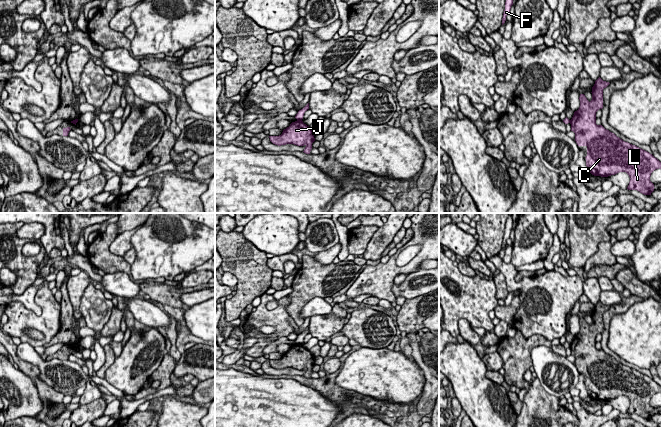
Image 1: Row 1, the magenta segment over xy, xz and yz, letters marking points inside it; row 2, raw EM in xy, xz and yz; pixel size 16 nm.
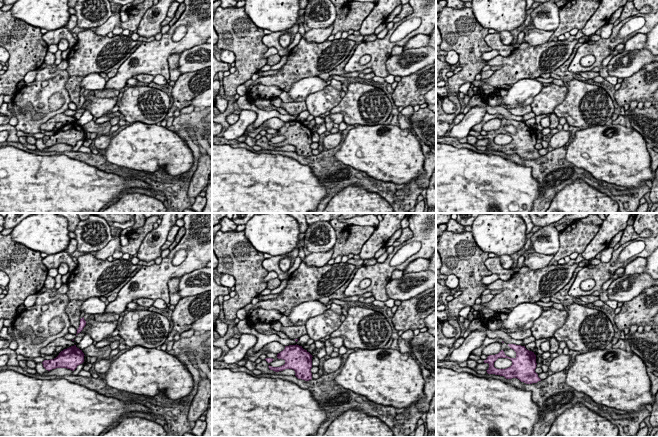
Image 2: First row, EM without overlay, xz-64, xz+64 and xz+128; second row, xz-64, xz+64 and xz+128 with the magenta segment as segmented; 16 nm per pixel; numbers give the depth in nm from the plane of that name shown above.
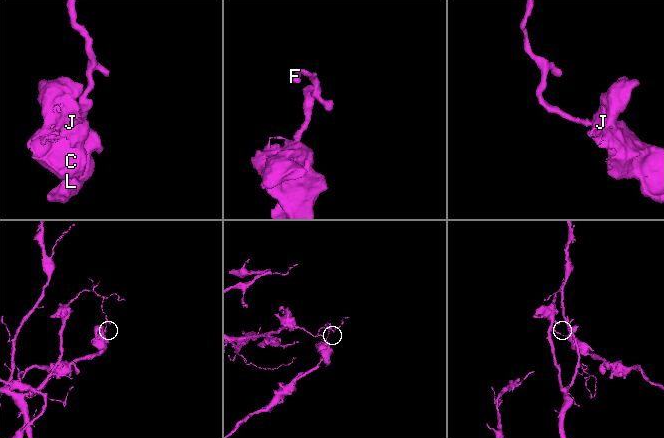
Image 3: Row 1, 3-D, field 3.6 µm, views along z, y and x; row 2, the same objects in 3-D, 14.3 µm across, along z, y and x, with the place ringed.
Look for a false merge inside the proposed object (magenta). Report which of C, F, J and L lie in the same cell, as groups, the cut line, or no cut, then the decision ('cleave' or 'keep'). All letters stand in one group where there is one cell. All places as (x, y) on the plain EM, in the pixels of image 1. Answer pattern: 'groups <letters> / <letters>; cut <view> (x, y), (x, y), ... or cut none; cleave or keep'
groups C J L / F; cut xz (297, 343), (301, 344); cleave

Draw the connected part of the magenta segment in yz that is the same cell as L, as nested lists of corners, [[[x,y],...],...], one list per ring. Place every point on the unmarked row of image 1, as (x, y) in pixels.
[[[599,301],[592,311],[590,326],[584,318],[580,318],[580,331],[570,344],[571,355],[575,357],[577,369],[587,371],[586,390],[592,399],[608,401],[619,396],[626,396],[630,401],[628,414],[637,414],[644,419],[651,419],[655,411],[650,405],[650,400],[654,394],[661,393],[661,386],[649,376],[623,365],[602,349],[596,348],[596,336],[603,332],[603,313],[609,308]]]

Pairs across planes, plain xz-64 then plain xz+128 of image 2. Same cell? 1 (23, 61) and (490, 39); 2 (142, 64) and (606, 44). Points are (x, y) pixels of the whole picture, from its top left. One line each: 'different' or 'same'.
1: different
2: same

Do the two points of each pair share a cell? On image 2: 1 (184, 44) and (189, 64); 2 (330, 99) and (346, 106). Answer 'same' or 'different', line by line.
1: different
2: different

